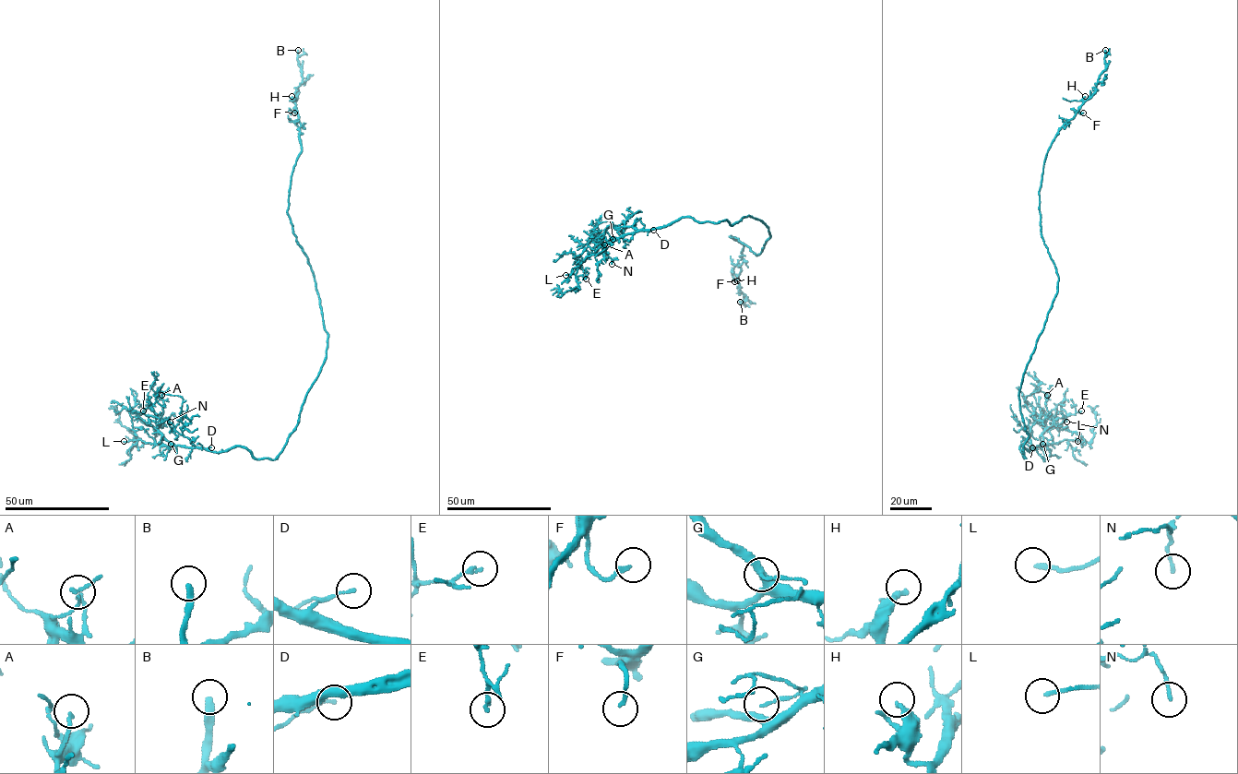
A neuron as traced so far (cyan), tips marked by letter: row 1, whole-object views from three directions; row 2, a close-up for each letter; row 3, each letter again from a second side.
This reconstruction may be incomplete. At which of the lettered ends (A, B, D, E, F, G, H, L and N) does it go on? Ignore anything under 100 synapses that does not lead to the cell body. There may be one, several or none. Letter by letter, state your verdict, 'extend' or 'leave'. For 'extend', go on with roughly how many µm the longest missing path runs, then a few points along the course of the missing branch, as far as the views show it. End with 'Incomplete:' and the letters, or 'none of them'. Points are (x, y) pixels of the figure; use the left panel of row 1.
A: leave
B: extend; missing 45 µm
D: leave
E: leave
F: leave
G: leave
H: leave
L: leave
N: leave
Incomplete: B

